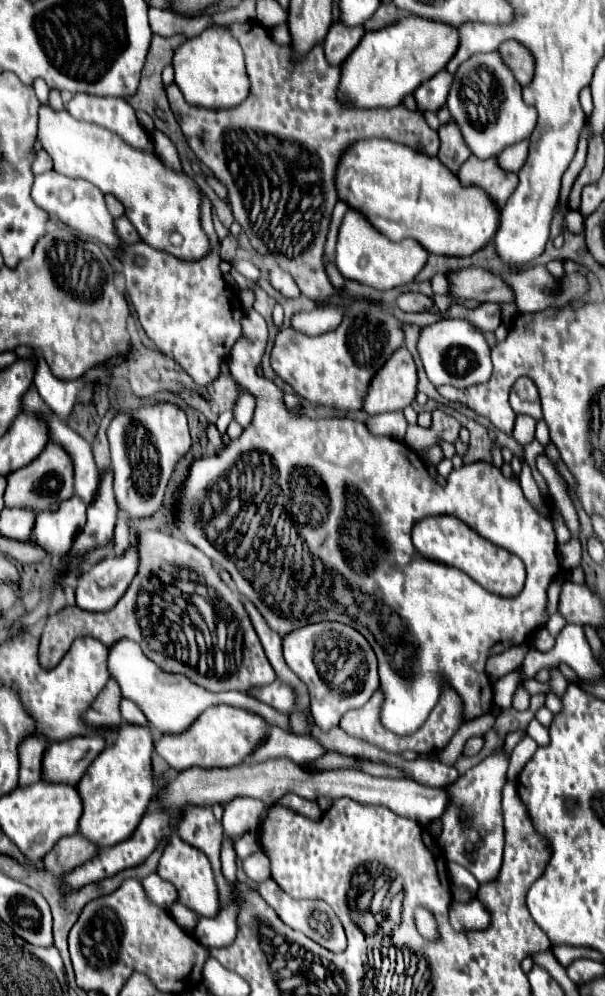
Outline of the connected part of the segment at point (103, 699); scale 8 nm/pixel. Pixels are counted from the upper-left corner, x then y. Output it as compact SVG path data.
M110 677L106 689L98 695L98 699L88 709L86 719L90 721L90 725L96 725L96 727L119 725L122 721L121 700L122 695L119 685Z

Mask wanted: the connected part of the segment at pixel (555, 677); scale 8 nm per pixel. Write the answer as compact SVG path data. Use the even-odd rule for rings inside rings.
M558 667L552 669L552 681L548 681L548 685L550 685L550 689L552 689L554 693L558 693L558 695L562 695L562 693L566 691L568 683L566 683L566 679L564 679L564 675L562 675L562 671L560 671Z

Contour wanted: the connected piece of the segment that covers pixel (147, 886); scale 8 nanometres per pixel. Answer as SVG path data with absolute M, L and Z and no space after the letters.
M152 873L142 879L142 887L148 895L148 901L152 901L154 905L158 905L166 911L172 907L172 899L176 899L176 889L168 881L164 881L156 873Z

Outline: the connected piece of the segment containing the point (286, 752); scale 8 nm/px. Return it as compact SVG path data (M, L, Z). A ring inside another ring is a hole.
M270 727L270 733L262 745L256 747L246 763L260 763L272 757L288 757L290 761L304 765L324 755L324 749L310 735L290 735L280 727Z

